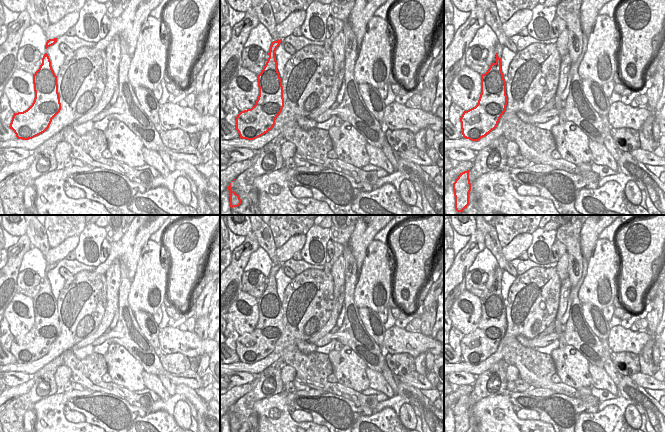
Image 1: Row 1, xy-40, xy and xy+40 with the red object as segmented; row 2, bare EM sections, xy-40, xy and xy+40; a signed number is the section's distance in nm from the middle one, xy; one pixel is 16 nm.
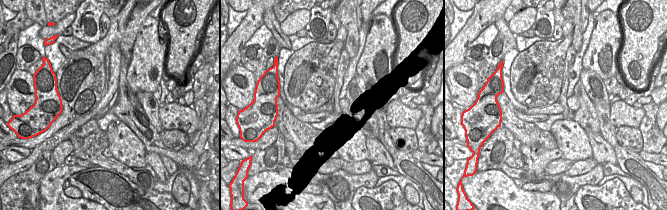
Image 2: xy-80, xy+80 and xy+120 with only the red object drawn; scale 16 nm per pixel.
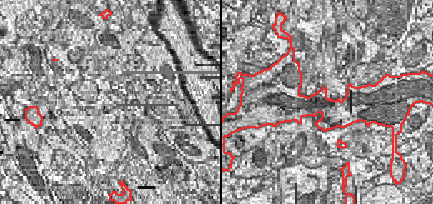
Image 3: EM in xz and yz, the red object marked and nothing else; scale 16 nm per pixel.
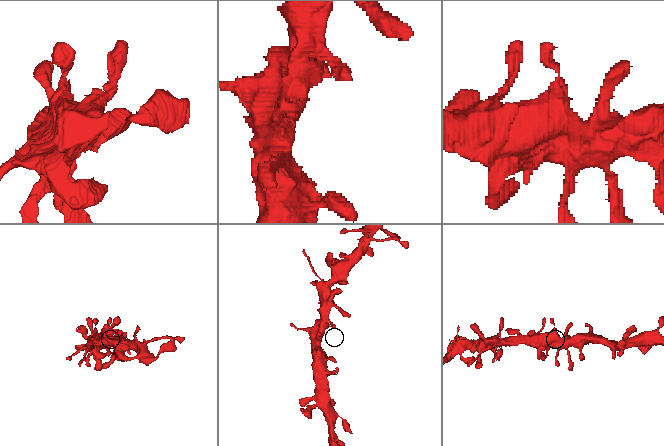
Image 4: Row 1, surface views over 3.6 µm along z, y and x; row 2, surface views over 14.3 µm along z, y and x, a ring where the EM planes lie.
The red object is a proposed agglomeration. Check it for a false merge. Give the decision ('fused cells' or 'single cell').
single cell

